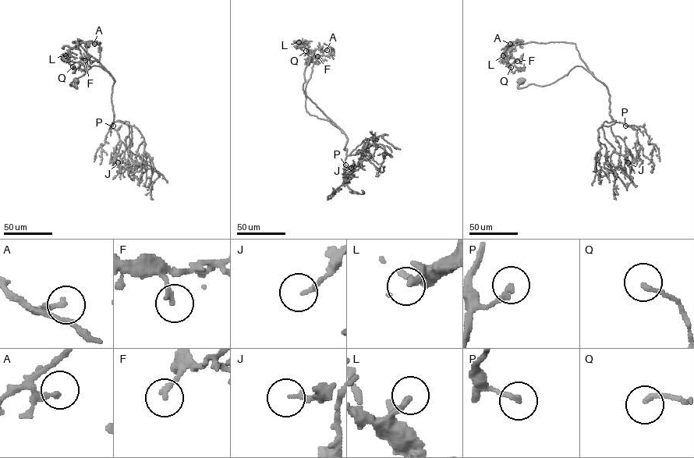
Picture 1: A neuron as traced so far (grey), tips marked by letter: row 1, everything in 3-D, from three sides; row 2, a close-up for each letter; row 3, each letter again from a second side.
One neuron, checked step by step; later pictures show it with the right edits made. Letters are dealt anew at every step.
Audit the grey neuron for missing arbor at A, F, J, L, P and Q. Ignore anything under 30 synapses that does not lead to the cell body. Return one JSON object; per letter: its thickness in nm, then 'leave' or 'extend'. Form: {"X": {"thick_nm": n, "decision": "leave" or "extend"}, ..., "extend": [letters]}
{"A": {"thick_nm": 150, "decision": "leave"}, "F": {"thick_nm": 180, "decision": "leave"}, "J": {"thick_nm": 160, "decision": "leave"}, "L": {"thick_nm": 170, "decision": "leave"}, "P": {"thick_nm": 190, "decision": "leave"}, "Q": {"thick_nm": 180, "decision": "leave"}, "extend": []}

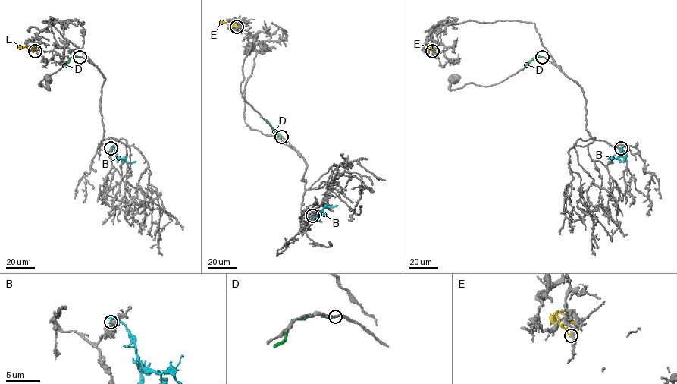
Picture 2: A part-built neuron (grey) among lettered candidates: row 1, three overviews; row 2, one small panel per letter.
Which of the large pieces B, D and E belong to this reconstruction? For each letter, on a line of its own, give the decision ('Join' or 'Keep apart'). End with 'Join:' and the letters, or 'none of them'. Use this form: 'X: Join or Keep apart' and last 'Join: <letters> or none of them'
B: Keep apart
D: Keep apart
E: Keep apart
Join: none of them

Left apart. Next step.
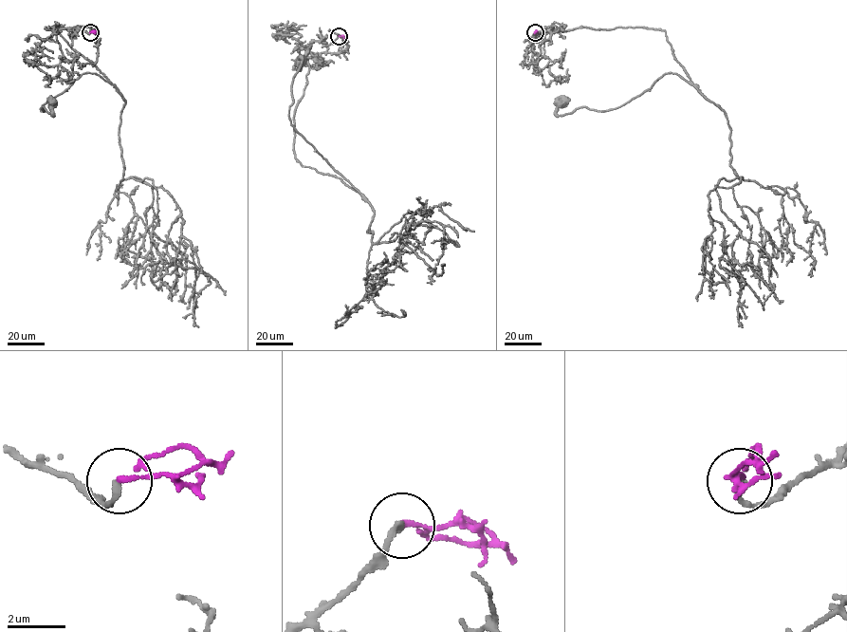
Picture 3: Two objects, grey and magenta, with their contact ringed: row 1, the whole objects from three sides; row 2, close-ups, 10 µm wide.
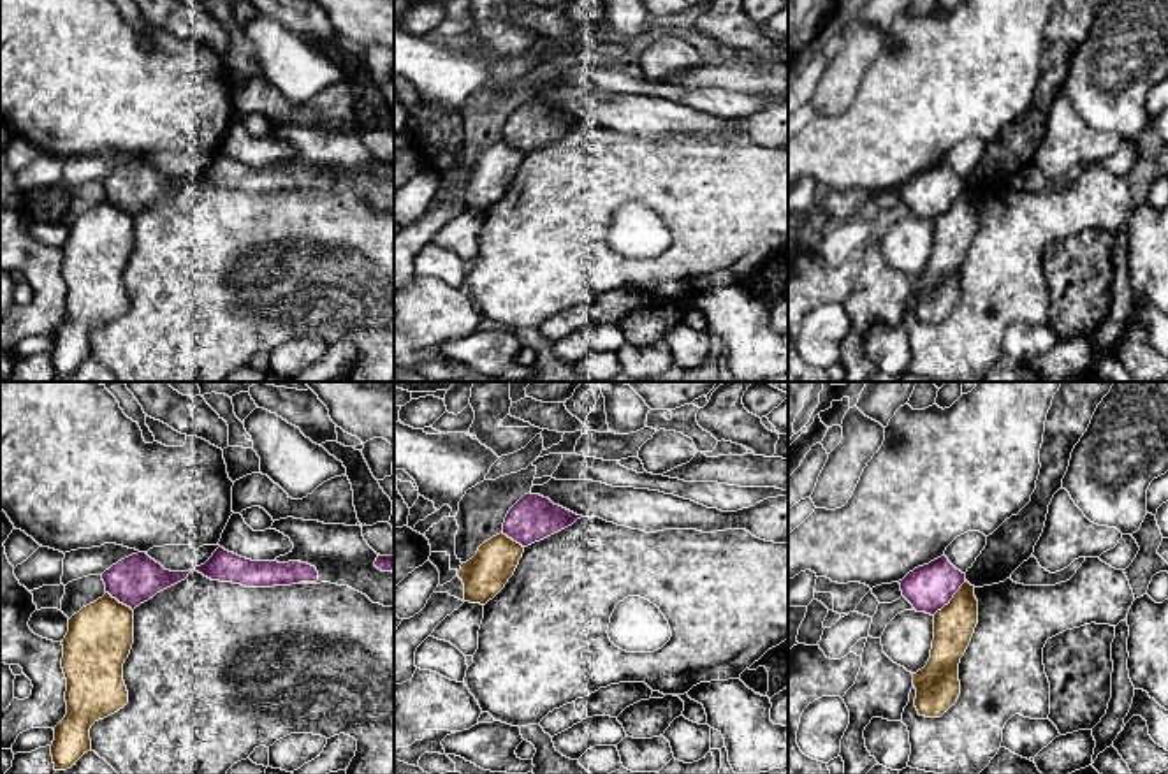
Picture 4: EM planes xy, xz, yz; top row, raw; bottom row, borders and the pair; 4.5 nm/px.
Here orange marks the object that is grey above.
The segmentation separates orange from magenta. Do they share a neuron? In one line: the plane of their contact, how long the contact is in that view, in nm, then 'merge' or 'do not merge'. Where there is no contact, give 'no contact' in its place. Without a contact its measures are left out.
contact in yz; length 220 nm; do not merge

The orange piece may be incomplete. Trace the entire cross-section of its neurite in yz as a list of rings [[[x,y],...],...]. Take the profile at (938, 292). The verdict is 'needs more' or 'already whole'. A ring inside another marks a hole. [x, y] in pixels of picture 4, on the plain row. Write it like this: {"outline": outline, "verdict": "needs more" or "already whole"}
{"outline": [[[967,186],[934,220],[934,246],[927,271],[913,280],[920,322],[941,324],[959,304],[959,269],[978,230],[978,206]]], "verdict": "already whole"}

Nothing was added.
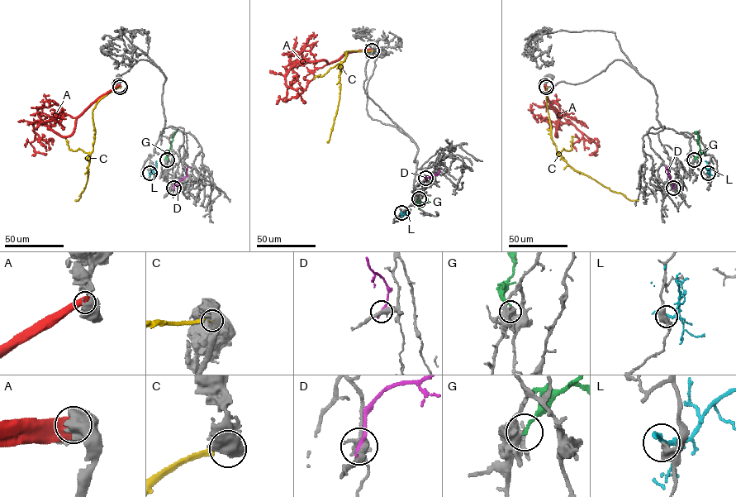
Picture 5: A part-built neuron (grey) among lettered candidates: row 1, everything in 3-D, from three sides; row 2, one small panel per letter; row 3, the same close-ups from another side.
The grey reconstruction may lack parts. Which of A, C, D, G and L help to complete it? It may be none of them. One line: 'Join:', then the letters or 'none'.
Join: none

